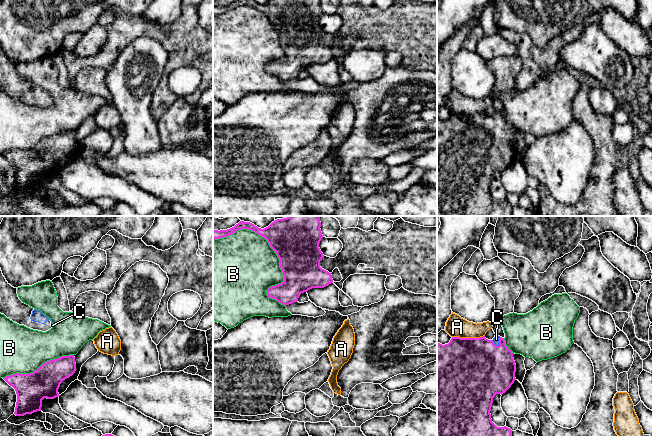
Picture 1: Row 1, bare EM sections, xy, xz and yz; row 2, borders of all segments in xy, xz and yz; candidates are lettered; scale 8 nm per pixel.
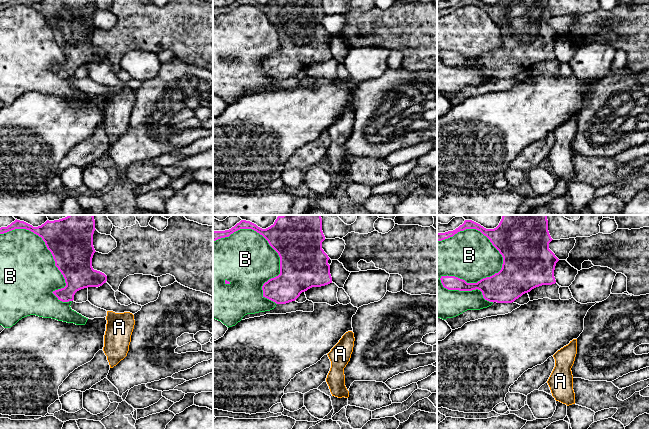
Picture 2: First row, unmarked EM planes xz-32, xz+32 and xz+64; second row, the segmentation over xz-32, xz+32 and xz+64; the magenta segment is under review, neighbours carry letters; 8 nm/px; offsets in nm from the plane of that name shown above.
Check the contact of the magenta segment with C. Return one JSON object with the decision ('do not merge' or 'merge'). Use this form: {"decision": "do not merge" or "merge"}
{"decision": "merge"}

